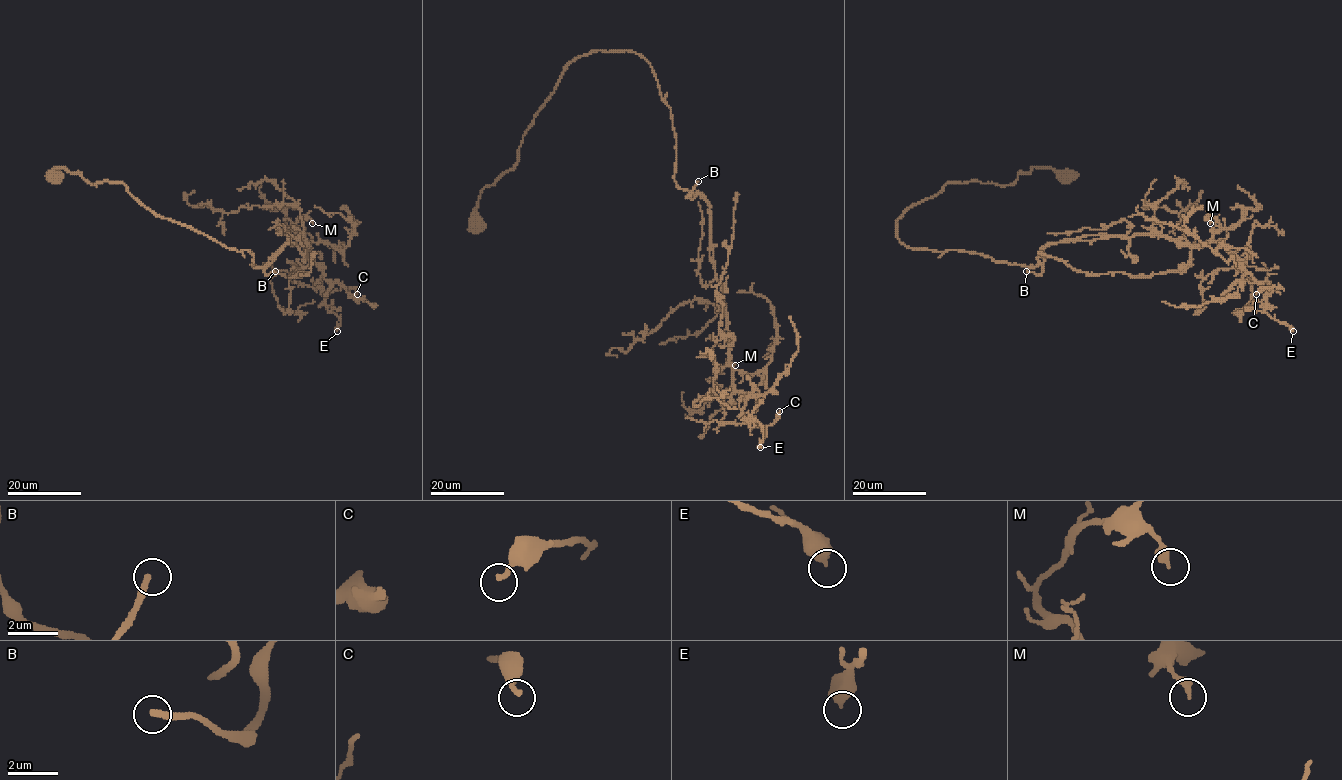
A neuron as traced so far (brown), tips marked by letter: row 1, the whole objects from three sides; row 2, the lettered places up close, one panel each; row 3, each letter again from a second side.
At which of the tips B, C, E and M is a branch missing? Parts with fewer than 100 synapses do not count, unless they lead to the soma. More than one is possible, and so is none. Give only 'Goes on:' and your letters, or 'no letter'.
Goes on: B

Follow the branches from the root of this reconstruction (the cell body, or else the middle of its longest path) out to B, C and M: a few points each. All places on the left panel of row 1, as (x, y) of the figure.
B: (52, 176), (122, 182), (252, 266), (274, 256), (275, 271)
C: (52, 176), (122, 182), (252, 266), (302, 234), (319, 283), (357, 294)
M: (52, 176), (122, 182), (257, 267), (293, 236), (307, 245), (293, 225), (312, 223)

